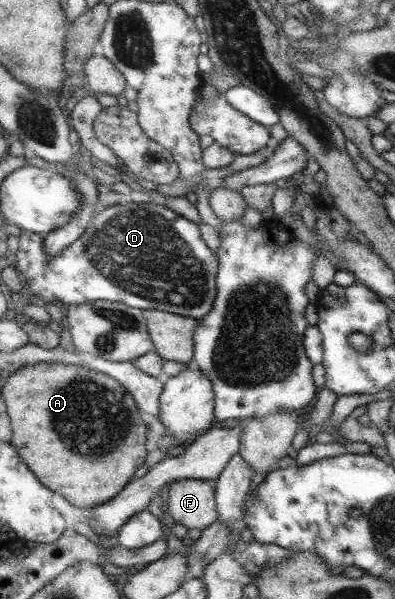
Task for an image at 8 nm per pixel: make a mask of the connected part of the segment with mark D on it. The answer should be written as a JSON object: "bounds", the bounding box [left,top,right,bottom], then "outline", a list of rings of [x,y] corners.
{"bounds":[17,200,218,319],"outline":[[[151,200],[150,202],[129,202],[122,205],[116,204],[111,207],[107,207],[103,211],[97,214],[97,217],[93,217],[89,223],[87,230],[75,241],[71,246],[68,246],[59,256],[56,256],[51,261],[47,260],[44,253],[43,236],[36,236],[34,233],[21,230],[19,238],[19,249],[17,252],[17,274],[20,274],[22,284],[25,291],[29,293],[33,300],[40,302],[47,302],[57,304],[57,301],[61,300],[65,304],[65,308],[70,305],[78,305],[83,303],[90,303],[91,301],[109,301],[119,302],[131,308],[138,308],[144,310],[158,310],[166,313],[173,313],[184,317],[191,317],[194,319],[202,319],[214,305],[215,297],[218,296],[218,288],[216,287],[216,279],[218,276],[218,256],[211,251],[209,247],[203,241],[201,232],[199,231],[199,225],[189,221],[187,218],[175,213],[172,209],[169,209],[161,201]]]}

